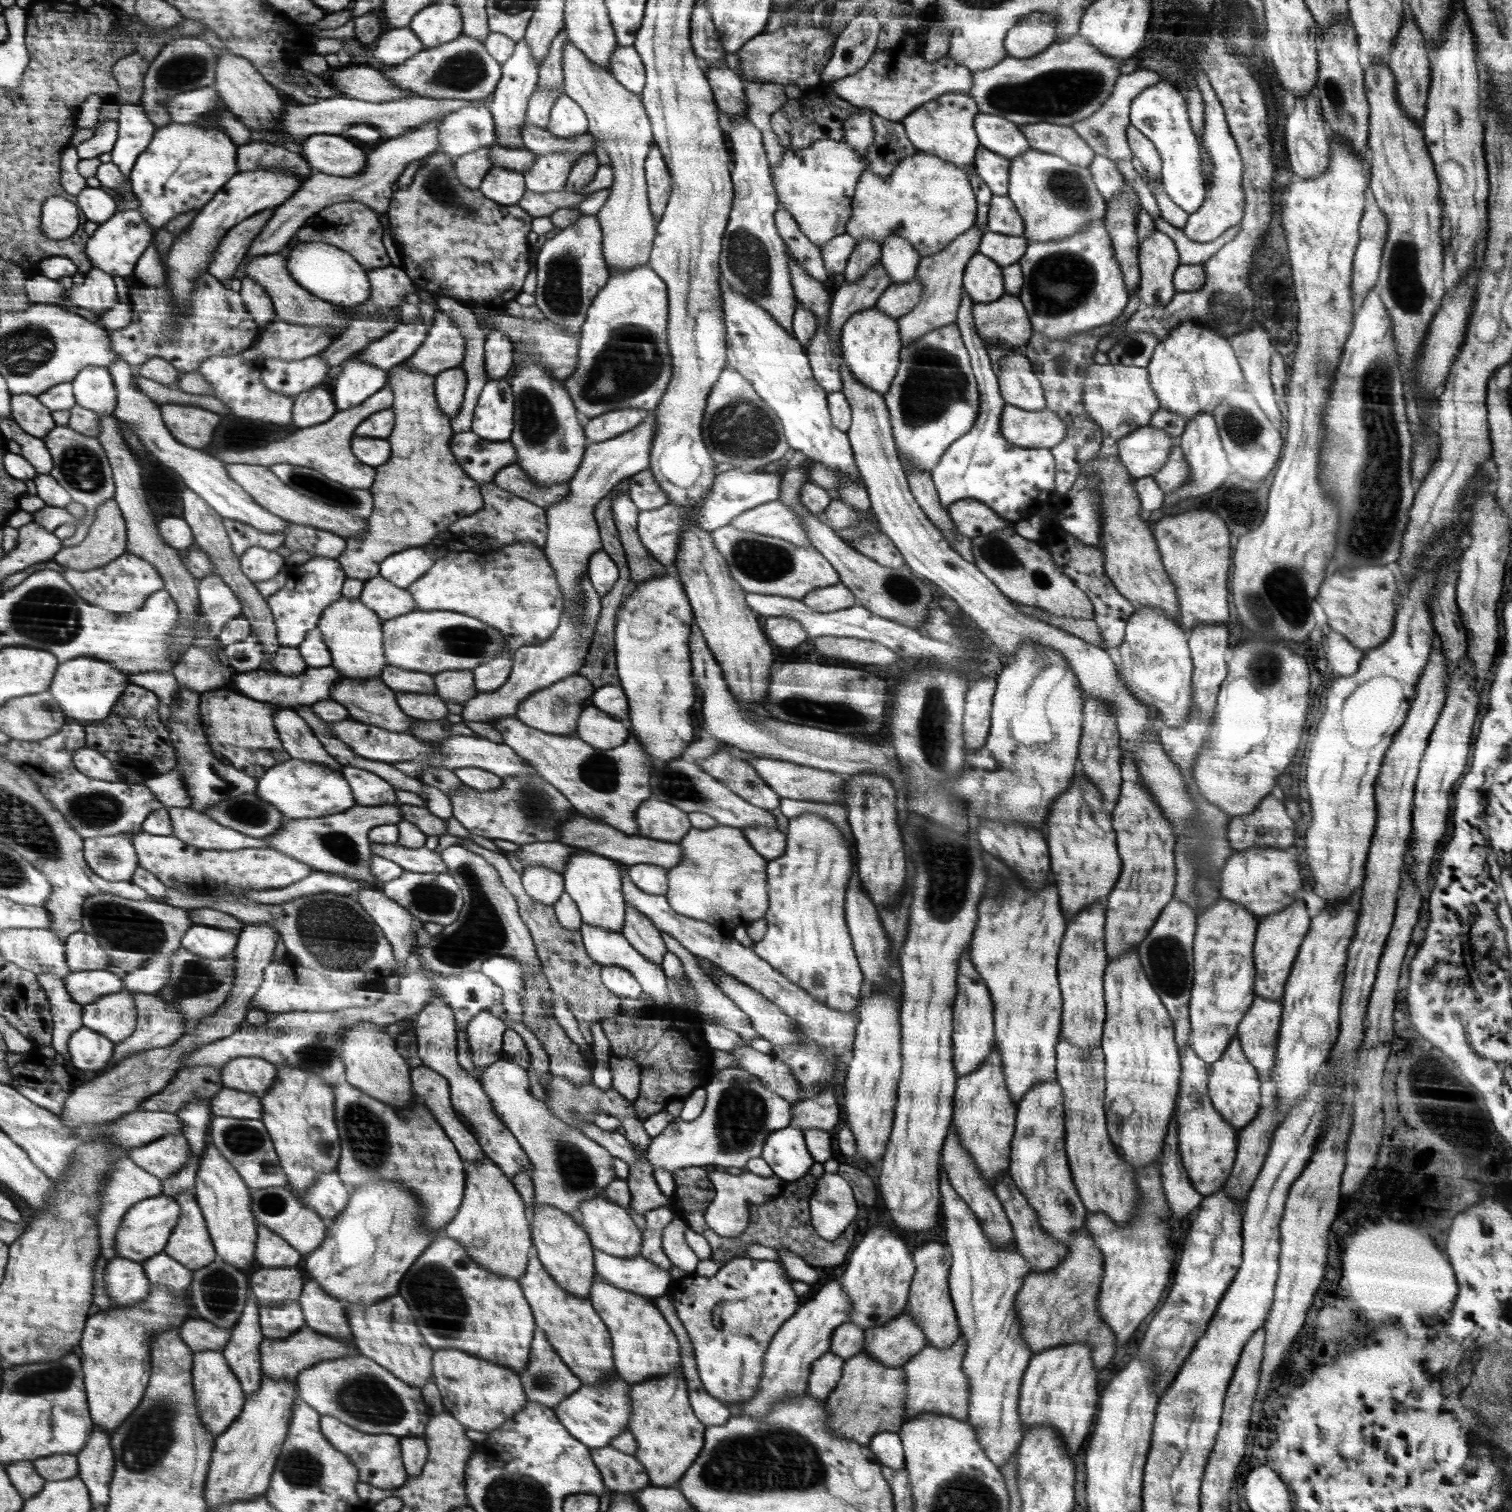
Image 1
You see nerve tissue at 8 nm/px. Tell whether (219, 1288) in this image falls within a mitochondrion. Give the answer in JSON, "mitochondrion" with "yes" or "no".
{"mitochondrion":"yes"}

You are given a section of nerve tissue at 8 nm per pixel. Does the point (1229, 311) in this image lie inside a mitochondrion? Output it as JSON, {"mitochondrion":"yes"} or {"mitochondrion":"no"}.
{"mitochondrion":"yes"}

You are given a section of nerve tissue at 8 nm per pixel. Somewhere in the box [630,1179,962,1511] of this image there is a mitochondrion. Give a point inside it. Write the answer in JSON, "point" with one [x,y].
{"point":[779,1459]}

